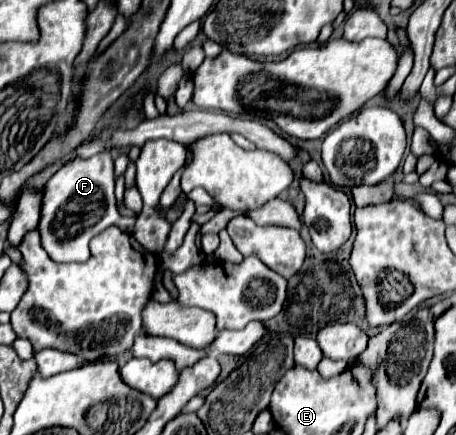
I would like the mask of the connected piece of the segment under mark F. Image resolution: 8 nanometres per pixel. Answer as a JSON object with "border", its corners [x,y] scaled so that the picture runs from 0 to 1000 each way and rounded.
{"border":[[[219,352],[197,366],[158,370],[140,379],[101,425],[92,448],[92,499],[83,531],[92,545],[92,568],[110,582],[110,595],[127,605],[167,600],[180,605],[197,591],[193,559],[202,545],[228,526],[259,517],[268,531],[289,536],[294,513],[268,499],[250,467],[250,370],[241,352]]]}

